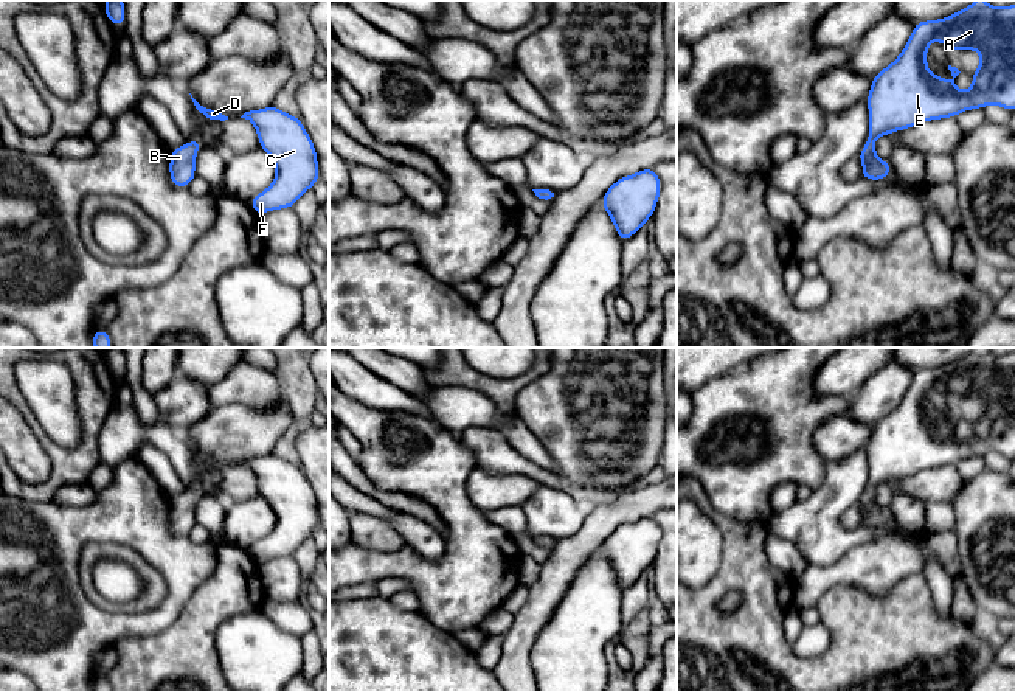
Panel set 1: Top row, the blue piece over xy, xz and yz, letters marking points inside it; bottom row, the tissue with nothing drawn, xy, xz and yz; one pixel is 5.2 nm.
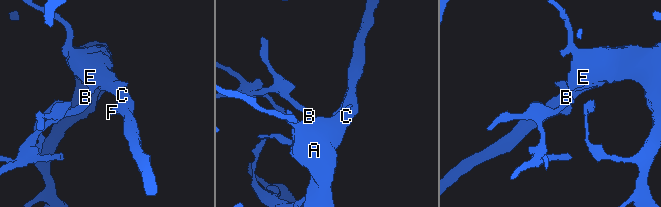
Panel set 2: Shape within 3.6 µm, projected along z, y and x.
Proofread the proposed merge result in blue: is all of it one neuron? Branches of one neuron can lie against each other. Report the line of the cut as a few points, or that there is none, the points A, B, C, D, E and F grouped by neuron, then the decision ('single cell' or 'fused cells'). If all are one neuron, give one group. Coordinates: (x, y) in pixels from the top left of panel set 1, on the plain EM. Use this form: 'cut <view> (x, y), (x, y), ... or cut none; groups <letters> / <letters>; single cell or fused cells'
cut none; groups A B C D E F; single cell

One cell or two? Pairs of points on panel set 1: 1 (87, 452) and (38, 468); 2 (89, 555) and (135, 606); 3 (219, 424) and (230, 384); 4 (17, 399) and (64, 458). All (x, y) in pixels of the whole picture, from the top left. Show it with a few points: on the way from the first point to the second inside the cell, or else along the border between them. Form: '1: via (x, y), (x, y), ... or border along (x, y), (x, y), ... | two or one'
1: border along (31, 432), (50, 461), (50, 474), (39, 483) | two
2: via (87, 575), (89, 589), (101, 601), (115, 607) | one
3: border along (211, 406), (247, 404), (259, 409) | two
4: via (28, 415), (48, 444) | one

